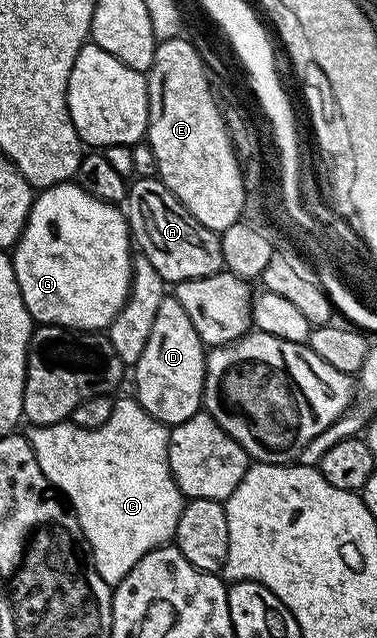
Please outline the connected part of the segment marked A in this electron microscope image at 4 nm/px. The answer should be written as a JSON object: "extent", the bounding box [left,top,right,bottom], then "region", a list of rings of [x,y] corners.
{"extent":[123,177,225,284],"region":[[[134,177],[128,183],[123,213],[129,223],[129,233],[134,247],[163,276],[166,284],[190,282],[203,276],[222,273],[225,261],[221,239],[207,229],[167,189],[160,178]]]}

